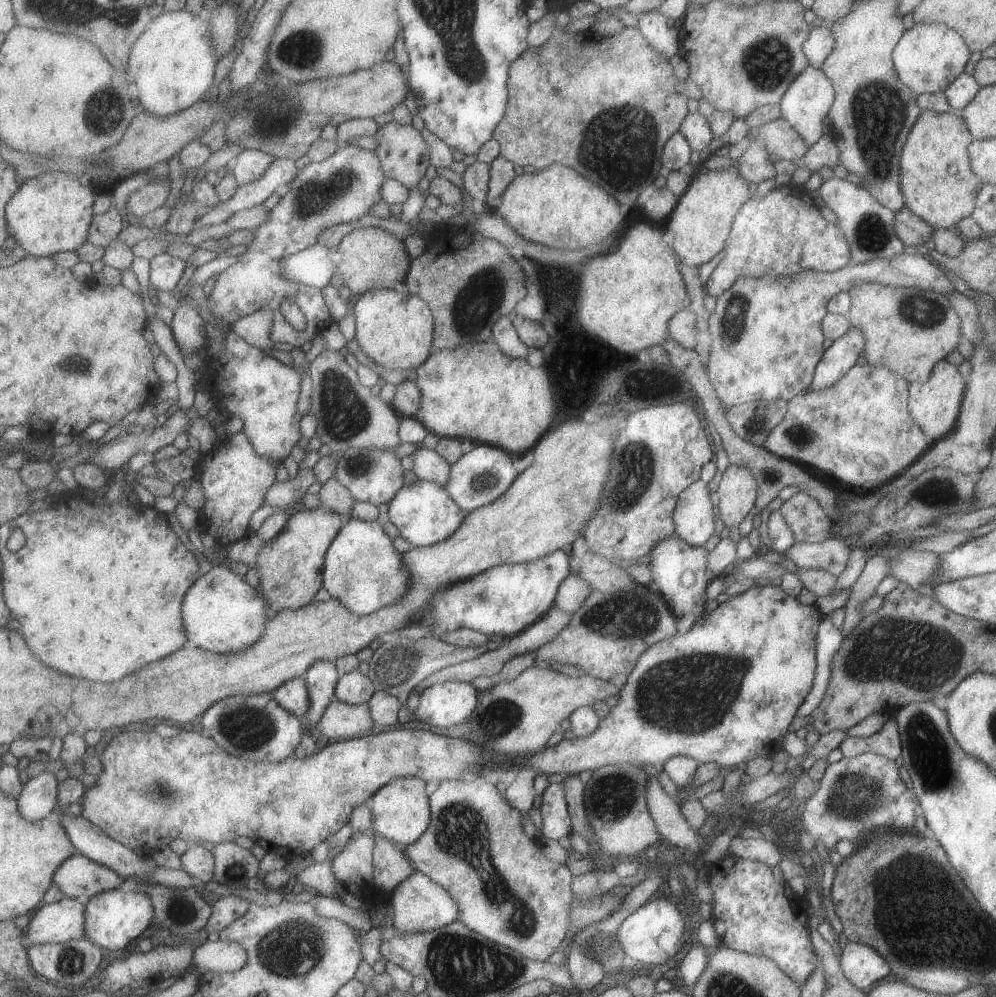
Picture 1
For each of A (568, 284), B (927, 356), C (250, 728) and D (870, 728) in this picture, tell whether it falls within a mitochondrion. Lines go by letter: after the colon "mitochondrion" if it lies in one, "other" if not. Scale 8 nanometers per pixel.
A: other
B: other
C: mitochondrion
D: other

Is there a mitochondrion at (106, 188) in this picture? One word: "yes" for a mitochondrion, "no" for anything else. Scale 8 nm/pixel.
no

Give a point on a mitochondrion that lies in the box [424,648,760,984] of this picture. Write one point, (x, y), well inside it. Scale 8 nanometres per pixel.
(681, 692)

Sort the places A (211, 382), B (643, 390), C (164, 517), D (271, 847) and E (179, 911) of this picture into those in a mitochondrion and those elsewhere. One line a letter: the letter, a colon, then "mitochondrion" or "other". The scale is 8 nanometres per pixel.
A: other
B: other
C: other
D: other
E: other

